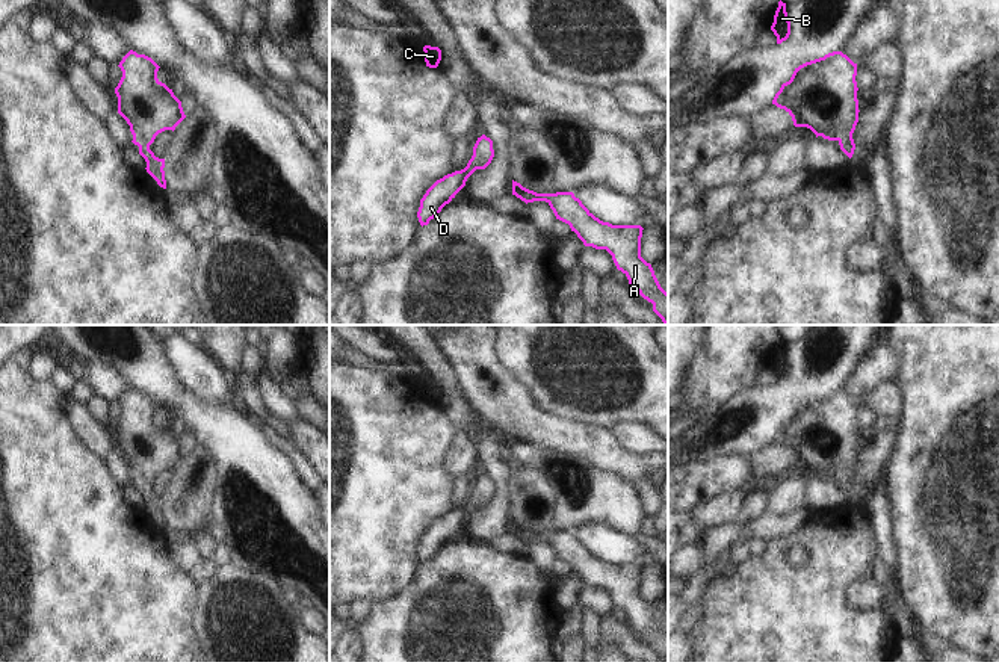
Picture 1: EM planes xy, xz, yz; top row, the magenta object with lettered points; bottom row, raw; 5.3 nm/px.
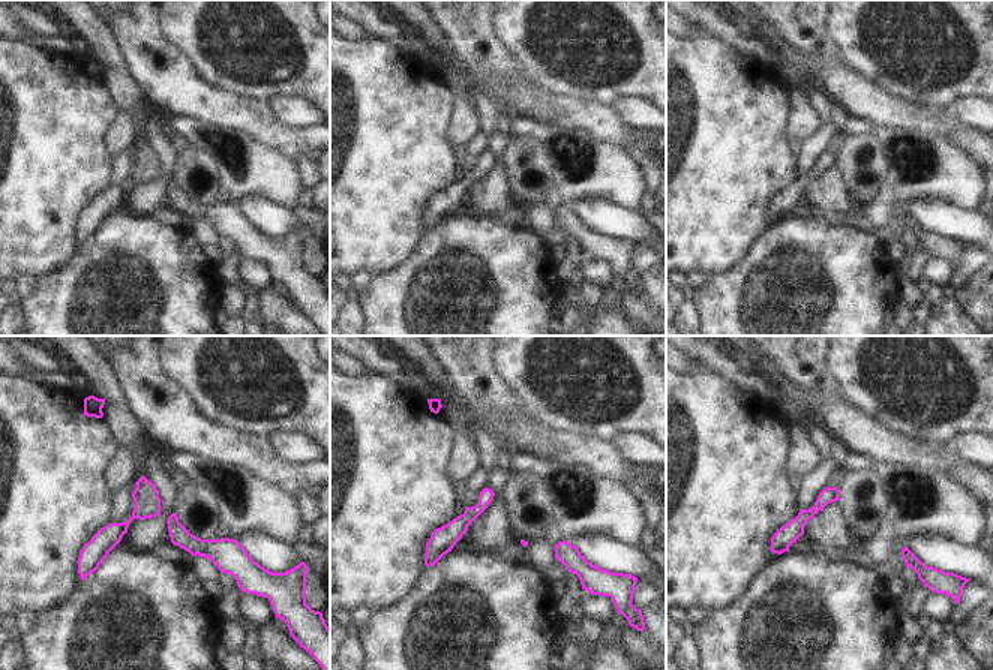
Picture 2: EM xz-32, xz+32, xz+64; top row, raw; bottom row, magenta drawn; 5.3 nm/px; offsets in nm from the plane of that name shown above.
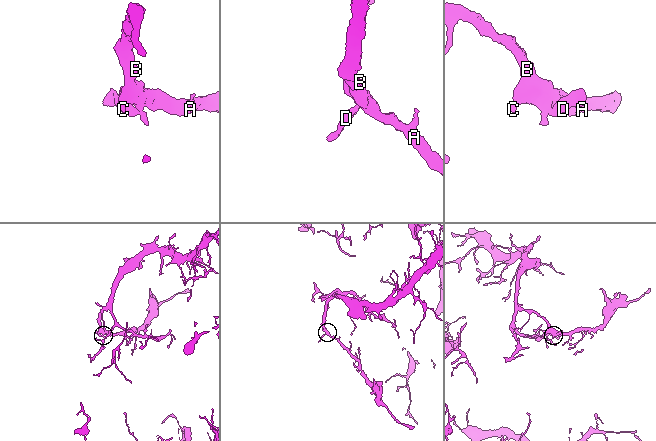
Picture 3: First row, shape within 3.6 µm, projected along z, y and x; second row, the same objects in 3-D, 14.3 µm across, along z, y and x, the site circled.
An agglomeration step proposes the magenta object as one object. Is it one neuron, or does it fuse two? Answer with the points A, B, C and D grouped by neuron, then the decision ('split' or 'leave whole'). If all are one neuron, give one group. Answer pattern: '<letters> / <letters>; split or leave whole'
A B C D; leave whole

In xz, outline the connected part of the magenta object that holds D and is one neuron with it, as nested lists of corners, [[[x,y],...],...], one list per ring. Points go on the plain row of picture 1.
[[[482,473],[473,485],[473,494],[461,509],[444,514],[437,518],[420,538],[417,556],[420,564],[428,564],[438,555],[441,547],[449,543],[455,534],[465,524],[467,517],[476,508],[485,508],[494,496],[493,479]]]

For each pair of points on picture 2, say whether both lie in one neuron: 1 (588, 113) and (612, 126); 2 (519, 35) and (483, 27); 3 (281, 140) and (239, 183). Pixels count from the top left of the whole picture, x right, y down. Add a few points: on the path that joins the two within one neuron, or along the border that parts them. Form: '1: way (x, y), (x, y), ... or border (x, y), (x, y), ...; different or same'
1: way (594, 116), (606, 122); same
2: border (495, 15), (497, 33), (519, 59); different
3: border (243, 129), (296, 159); different

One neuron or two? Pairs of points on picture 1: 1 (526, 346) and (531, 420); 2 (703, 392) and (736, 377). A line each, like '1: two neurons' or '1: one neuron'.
1: two neurons
2: one neuron

